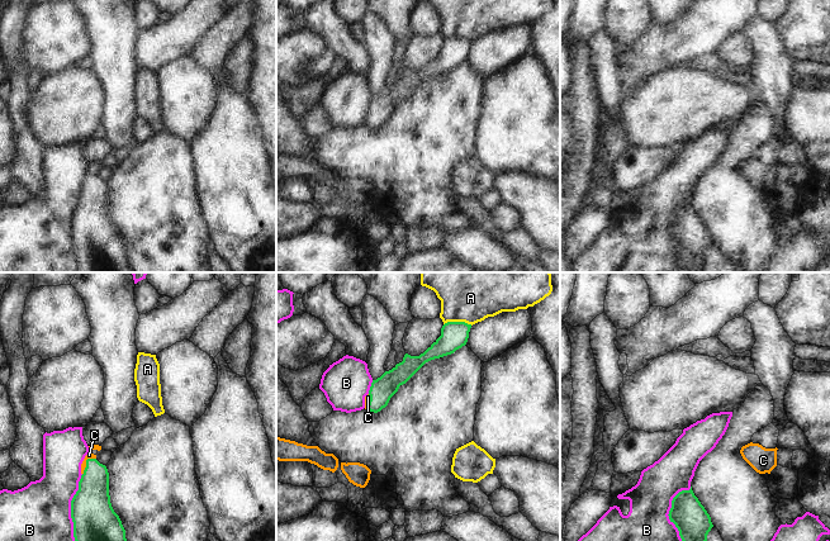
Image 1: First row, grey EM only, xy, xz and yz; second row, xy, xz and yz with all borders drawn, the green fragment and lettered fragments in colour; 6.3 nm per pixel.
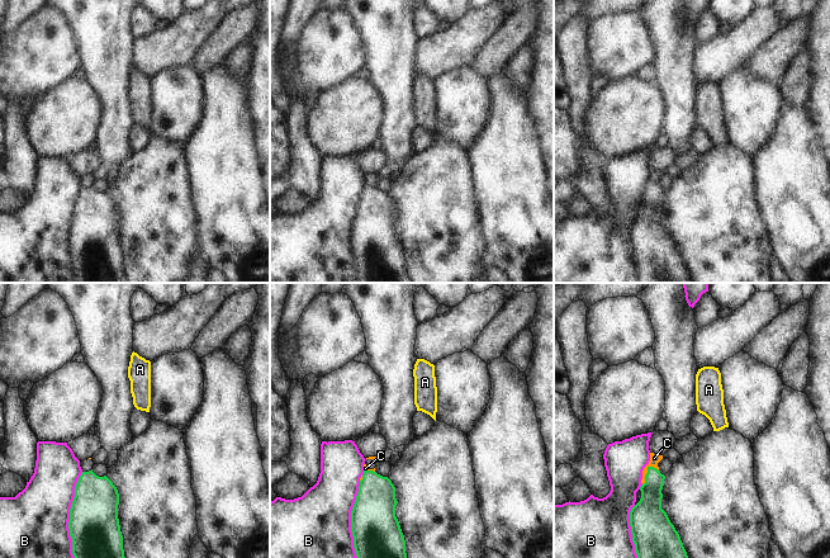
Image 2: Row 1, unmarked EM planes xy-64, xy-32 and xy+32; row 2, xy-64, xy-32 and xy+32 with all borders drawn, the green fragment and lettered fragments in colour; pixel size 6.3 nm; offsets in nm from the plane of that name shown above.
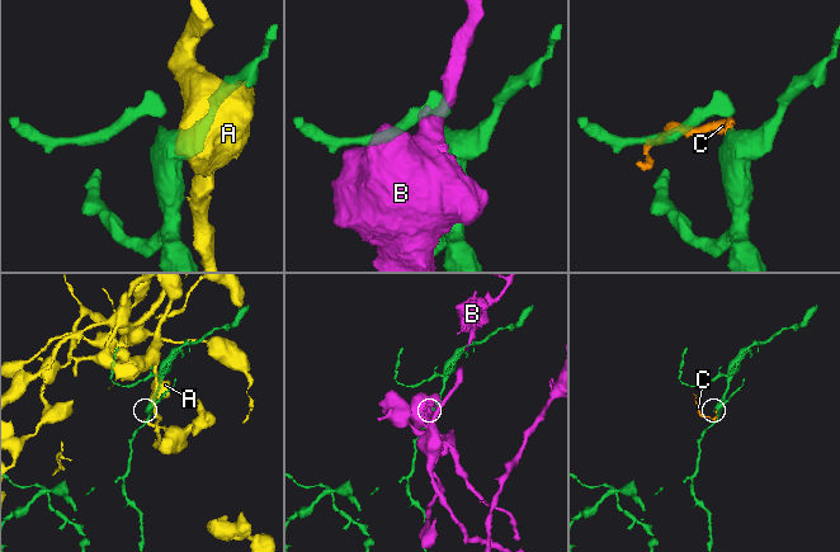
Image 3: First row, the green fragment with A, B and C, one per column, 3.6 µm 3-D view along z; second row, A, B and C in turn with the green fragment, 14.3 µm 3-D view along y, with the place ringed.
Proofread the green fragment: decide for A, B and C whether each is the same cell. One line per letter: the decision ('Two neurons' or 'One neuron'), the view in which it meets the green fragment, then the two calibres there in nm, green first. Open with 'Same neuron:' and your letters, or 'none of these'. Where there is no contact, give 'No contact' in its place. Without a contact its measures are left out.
Same neuron: C
A: Two neurons. Touches green in xz. Thickness 180 nm (green) against 440 nm
B: Two neurons. Touches green in xy. Thickness 280 nm (green) against 380 nm
C: One neuron. Touches green in xy. Thickness 220 nm (green) against 40 nm.

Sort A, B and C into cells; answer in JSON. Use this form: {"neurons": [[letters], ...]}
{"neurons": [["A"], ["B"], ["C"]]}

